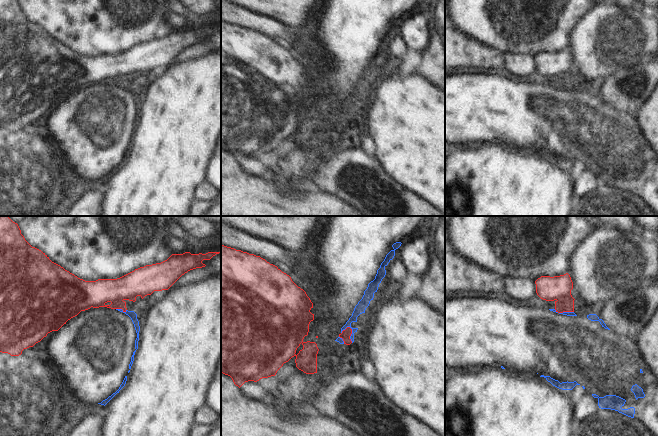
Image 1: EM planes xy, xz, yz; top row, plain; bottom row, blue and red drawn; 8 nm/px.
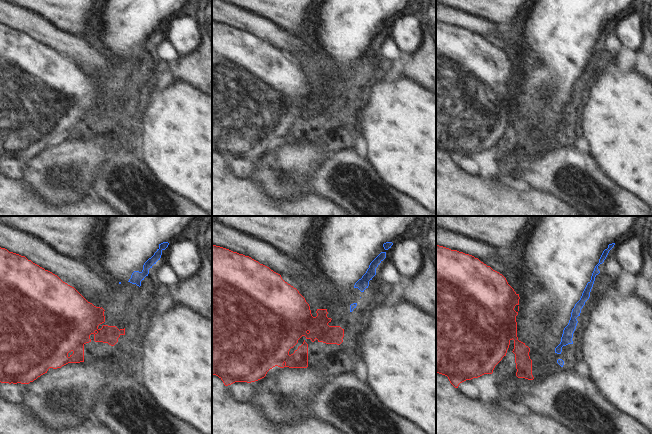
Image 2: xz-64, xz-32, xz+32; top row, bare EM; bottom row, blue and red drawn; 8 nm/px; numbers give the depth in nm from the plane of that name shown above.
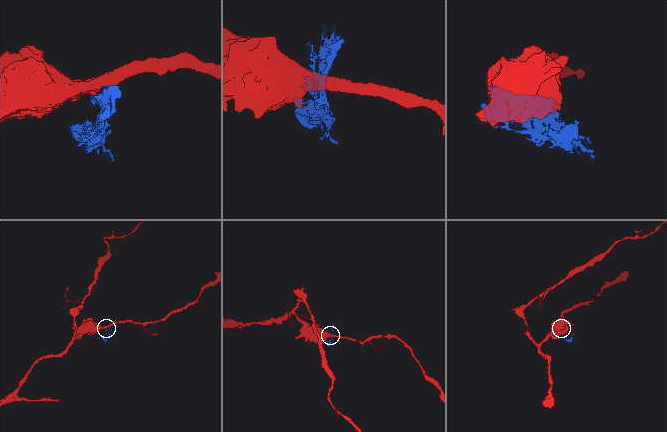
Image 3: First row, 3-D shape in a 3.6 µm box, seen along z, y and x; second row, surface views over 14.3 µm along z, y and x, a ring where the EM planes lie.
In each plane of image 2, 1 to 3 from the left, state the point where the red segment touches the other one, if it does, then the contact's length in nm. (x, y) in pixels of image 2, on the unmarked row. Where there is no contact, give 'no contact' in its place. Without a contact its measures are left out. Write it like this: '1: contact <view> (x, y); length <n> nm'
1: no contact
2: no contact
3: no contact

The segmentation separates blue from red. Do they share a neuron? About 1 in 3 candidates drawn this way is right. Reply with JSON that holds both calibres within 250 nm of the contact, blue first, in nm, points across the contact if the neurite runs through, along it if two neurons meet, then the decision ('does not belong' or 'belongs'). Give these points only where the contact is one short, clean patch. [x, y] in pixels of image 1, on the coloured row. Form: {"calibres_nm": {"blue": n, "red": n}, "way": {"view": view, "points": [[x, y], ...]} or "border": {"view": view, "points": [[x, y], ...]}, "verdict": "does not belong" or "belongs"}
{"calibres_nm": {"blue": 90, "red": 80}, "border": {"view": "xz", "points": [[347, 326], [351, 329], [350, 340], [352, 342]]}, "verdict": "does not belong"}

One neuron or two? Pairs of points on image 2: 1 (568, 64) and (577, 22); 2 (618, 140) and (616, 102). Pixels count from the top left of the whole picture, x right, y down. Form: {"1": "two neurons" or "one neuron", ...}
{"1": "one neuron", "2": "one neuron"}

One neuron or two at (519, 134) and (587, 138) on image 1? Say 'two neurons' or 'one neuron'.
one neuron

